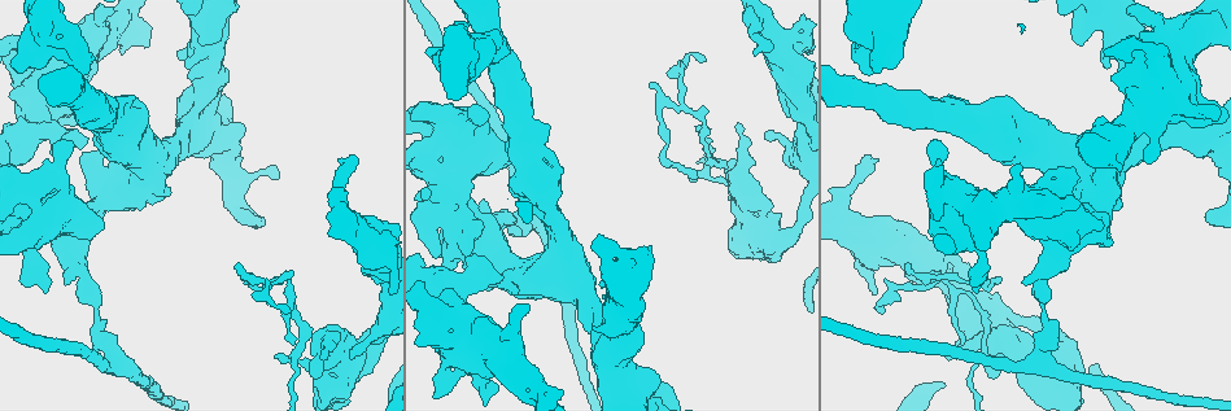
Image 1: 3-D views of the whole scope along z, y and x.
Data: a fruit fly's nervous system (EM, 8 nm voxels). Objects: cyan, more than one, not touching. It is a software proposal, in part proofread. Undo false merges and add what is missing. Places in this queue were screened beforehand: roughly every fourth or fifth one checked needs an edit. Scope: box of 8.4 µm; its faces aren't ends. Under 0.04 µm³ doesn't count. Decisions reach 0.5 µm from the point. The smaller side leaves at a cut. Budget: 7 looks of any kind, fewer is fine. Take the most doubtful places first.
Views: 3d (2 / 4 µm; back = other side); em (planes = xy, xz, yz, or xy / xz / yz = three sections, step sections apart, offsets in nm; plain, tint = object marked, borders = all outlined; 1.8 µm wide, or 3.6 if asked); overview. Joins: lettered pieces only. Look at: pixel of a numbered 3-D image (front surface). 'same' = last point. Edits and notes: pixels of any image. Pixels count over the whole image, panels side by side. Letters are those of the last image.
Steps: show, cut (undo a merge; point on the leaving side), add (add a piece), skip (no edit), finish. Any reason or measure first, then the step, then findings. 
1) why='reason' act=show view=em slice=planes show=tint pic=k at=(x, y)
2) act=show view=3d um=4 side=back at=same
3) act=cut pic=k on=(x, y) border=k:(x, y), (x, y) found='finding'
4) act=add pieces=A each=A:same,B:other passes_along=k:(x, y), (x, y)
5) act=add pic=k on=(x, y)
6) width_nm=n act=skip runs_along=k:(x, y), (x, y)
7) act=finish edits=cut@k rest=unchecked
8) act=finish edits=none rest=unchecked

why='touches itself' act=show view=3d um=2 pic=1 at=(40, 131)

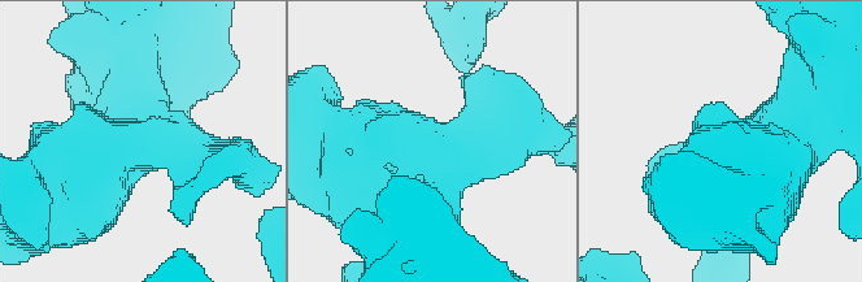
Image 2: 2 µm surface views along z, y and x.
why='need the tissue' act=show view=em slice=xy step=4 show=tint pic=2 at=(438, 187)

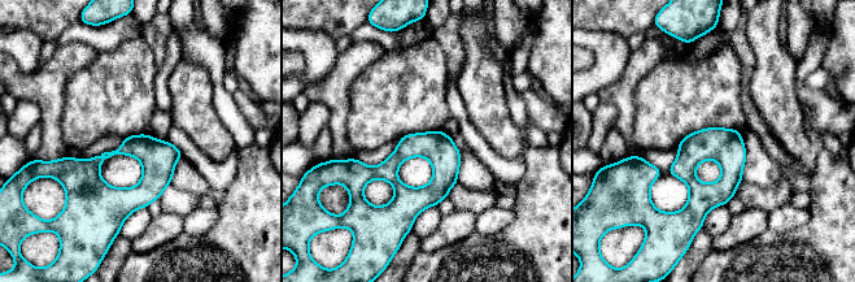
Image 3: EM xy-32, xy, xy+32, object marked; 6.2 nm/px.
why='another direction' act=show view=em slice=planes show=borders at=same

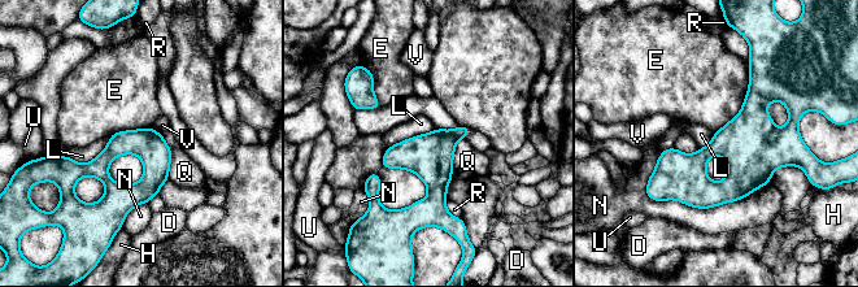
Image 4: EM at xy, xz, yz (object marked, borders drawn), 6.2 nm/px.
act=skip each=D:other,E:other,H:other,L:other,N:other,Q:other,R:other,U:other,V:other runs_along=4:(168, 151), (116, 147), (92, 169), (62, 161) found='all the same neuron'

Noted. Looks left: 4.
why='touches itself' act=show view=3d um=4 pic=1 at=(765, 217)

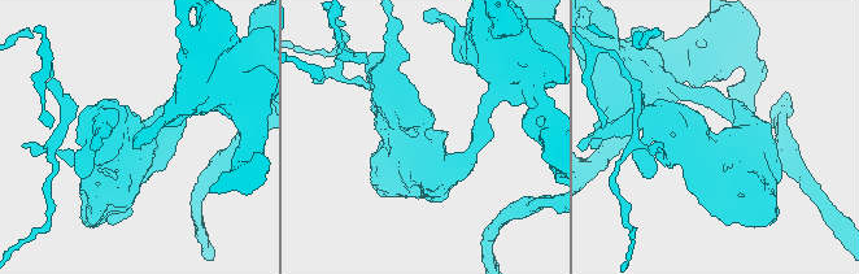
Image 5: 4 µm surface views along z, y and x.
act=show view=em um=3.6 slice=xz step=4 show=tint pic=5 at=(425, 140)

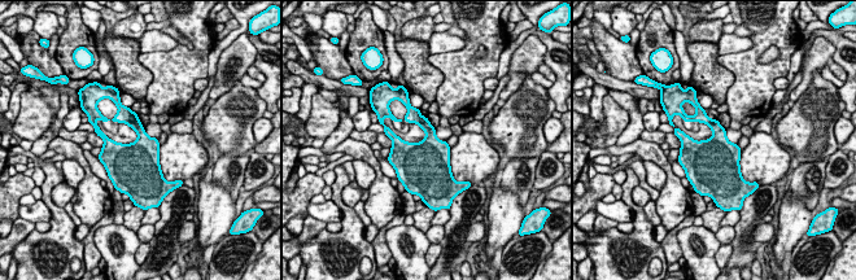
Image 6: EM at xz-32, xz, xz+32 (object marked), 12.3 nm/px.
act=show view=em um=3.6 slice=xz step=4 show=borders at=same

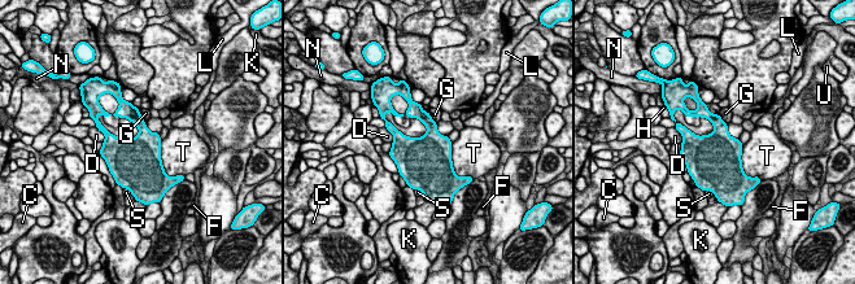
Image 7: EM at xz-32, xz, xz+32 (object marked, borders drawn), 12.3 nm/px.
longest_contact=T:460nm act=skip each=C:other,D:other,F:other,G:other,H:other,K:other,L:other,N:other,S:other,T:other,U:other border=7:(96, 126), (104, 135), (104, 142) found='all the same neuron'

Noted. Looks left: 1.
act=finish edits=none rest=unchecked

